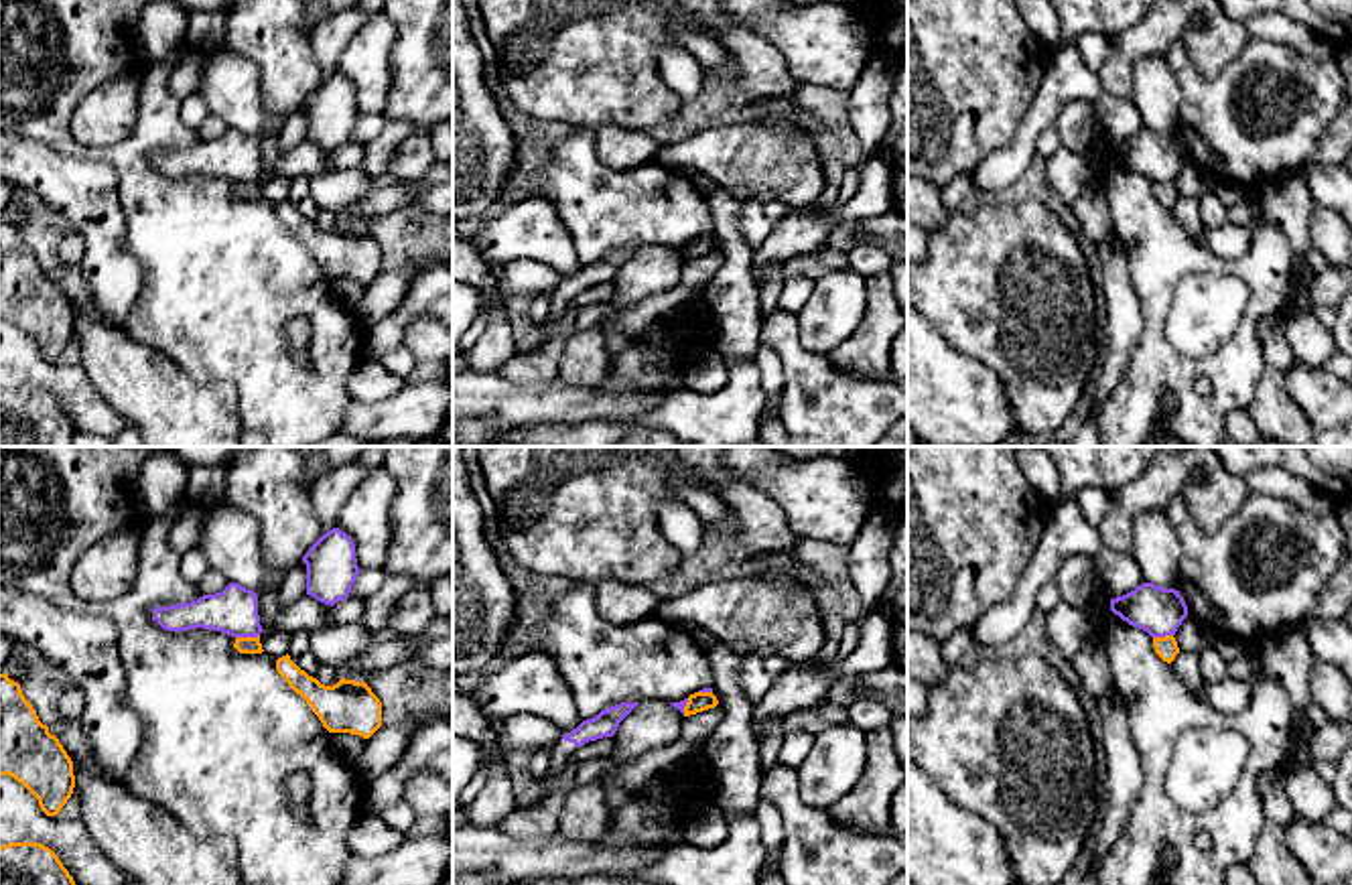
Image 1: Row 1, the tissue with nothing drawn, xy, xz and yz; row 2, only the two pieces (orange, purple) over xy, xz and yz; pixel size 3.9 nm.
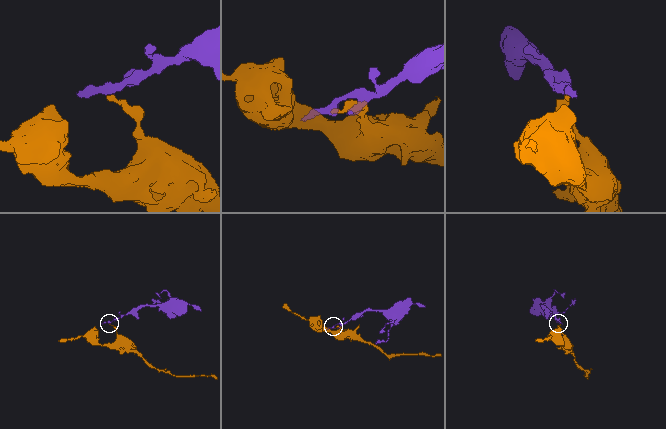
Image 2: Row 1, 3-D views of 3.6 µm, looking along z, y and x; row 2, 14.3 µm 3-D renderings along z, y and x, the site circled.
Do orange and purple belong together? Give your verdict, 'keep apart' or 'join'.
keep apart

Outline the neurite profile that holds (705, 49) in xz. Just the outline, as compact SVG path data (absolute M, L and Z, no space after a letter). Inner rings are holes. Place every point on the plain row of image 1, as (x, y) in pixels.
M674 24L672 37L700 63L704 71L721 71L725 67L727 55L715 37L694 32L682 24Z

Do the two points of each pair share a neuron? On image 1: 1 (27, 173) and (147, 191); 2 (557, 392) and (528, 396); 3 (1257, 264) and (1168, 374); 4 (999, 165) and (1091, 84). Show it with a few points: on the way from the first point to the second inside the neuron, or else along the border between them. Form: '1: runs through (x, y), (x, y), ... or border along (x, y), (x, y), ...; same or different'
1: border along (80, 159), (100, 159), (114, 171), (126, 234); different
2: runs through (551, 396), (534, 396); same
3: runs through (1259, 303), (1247, 337), (1217, 368), (1206, 368); same
4: runs through (1024, 141), (1034, 122), (1064, 90); same

